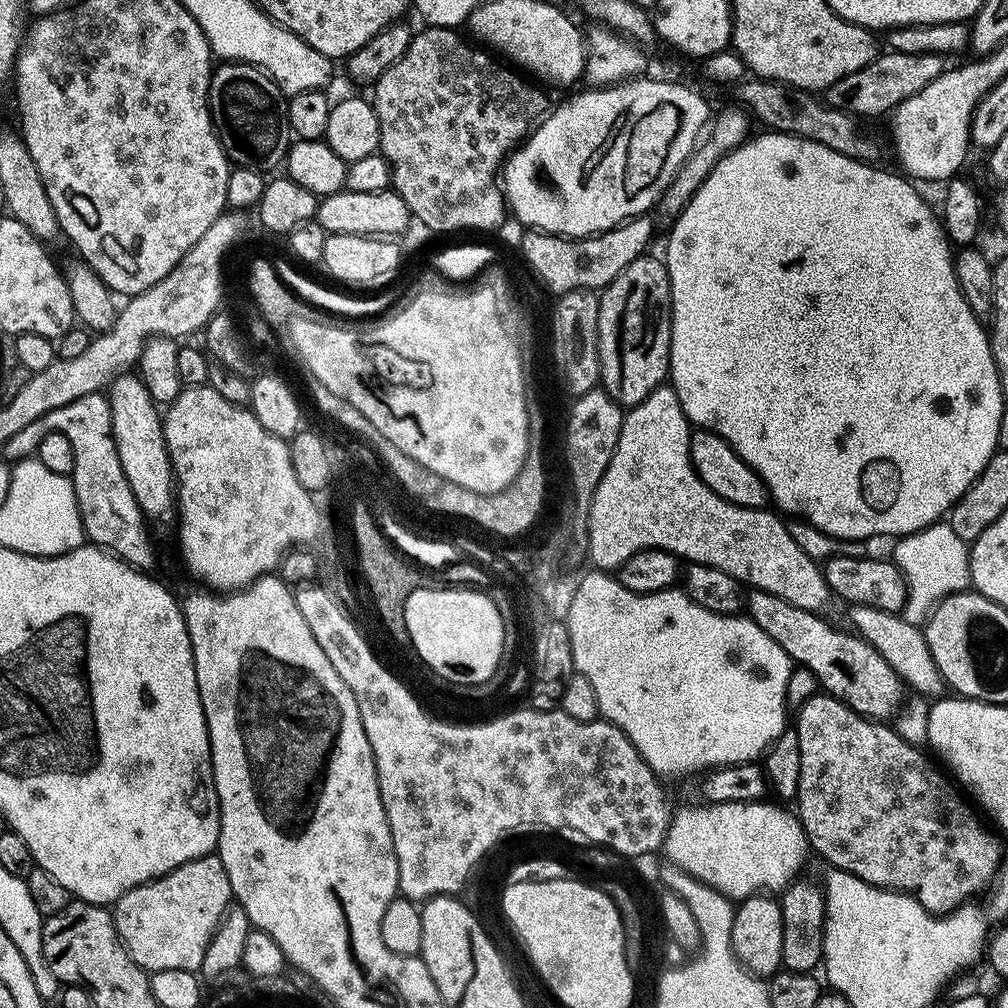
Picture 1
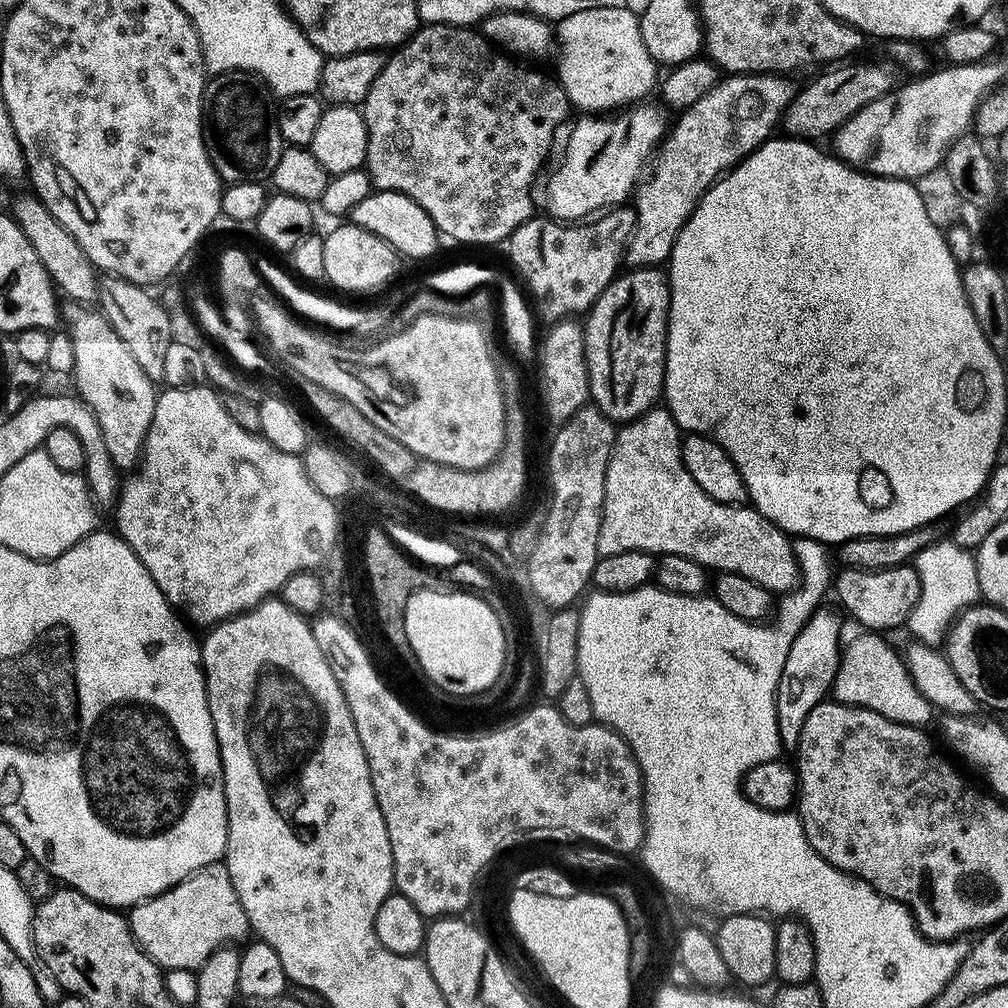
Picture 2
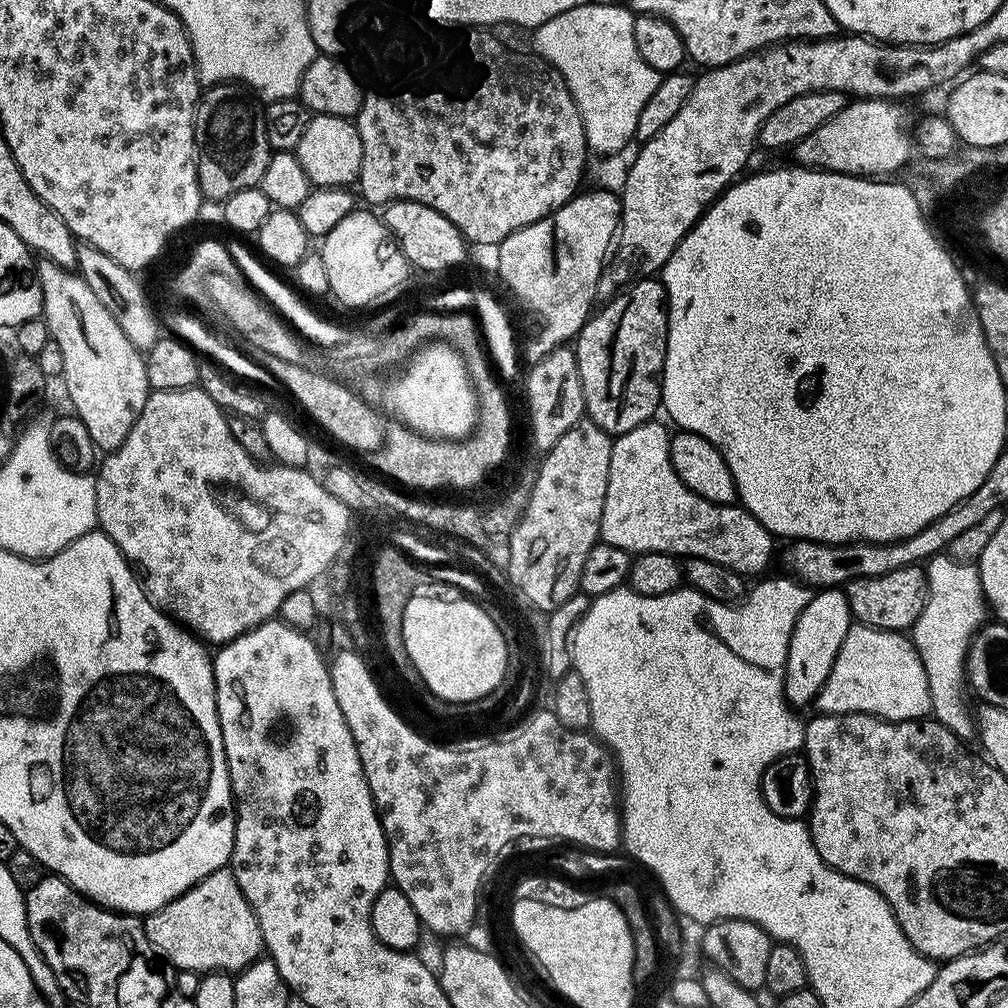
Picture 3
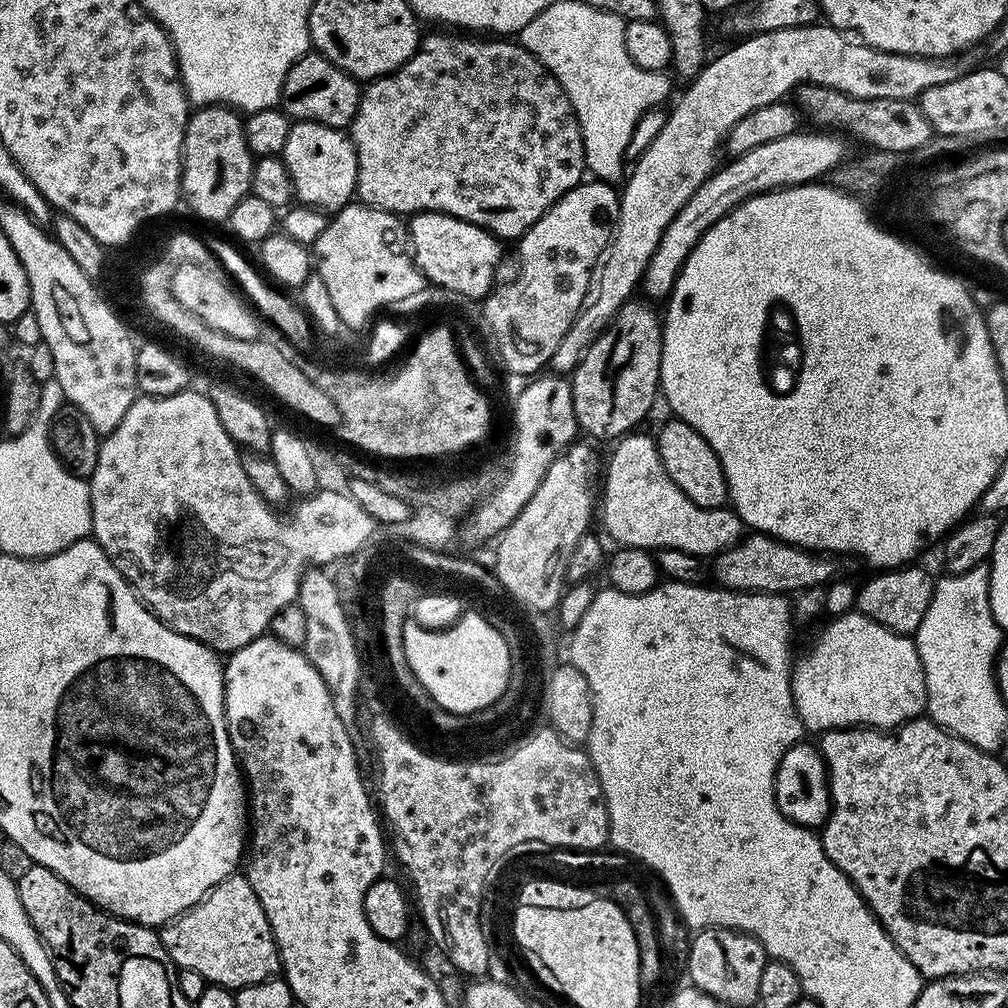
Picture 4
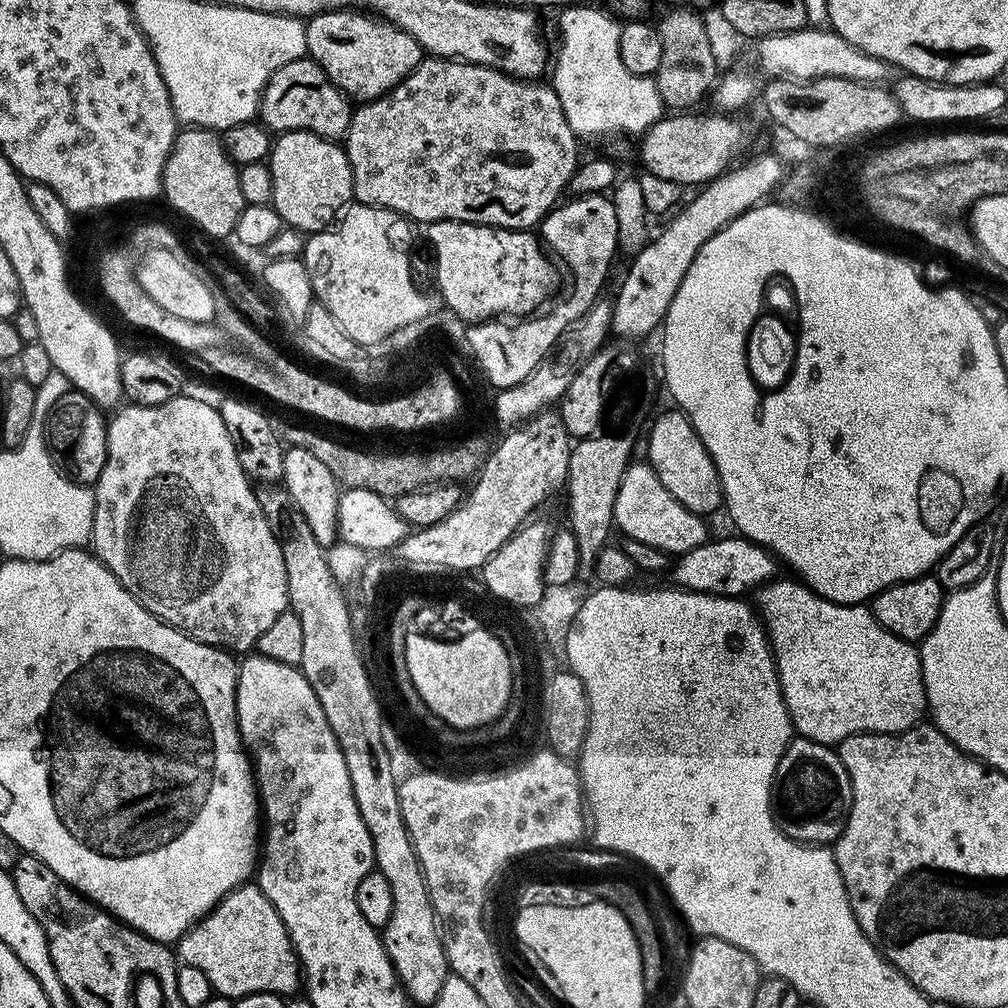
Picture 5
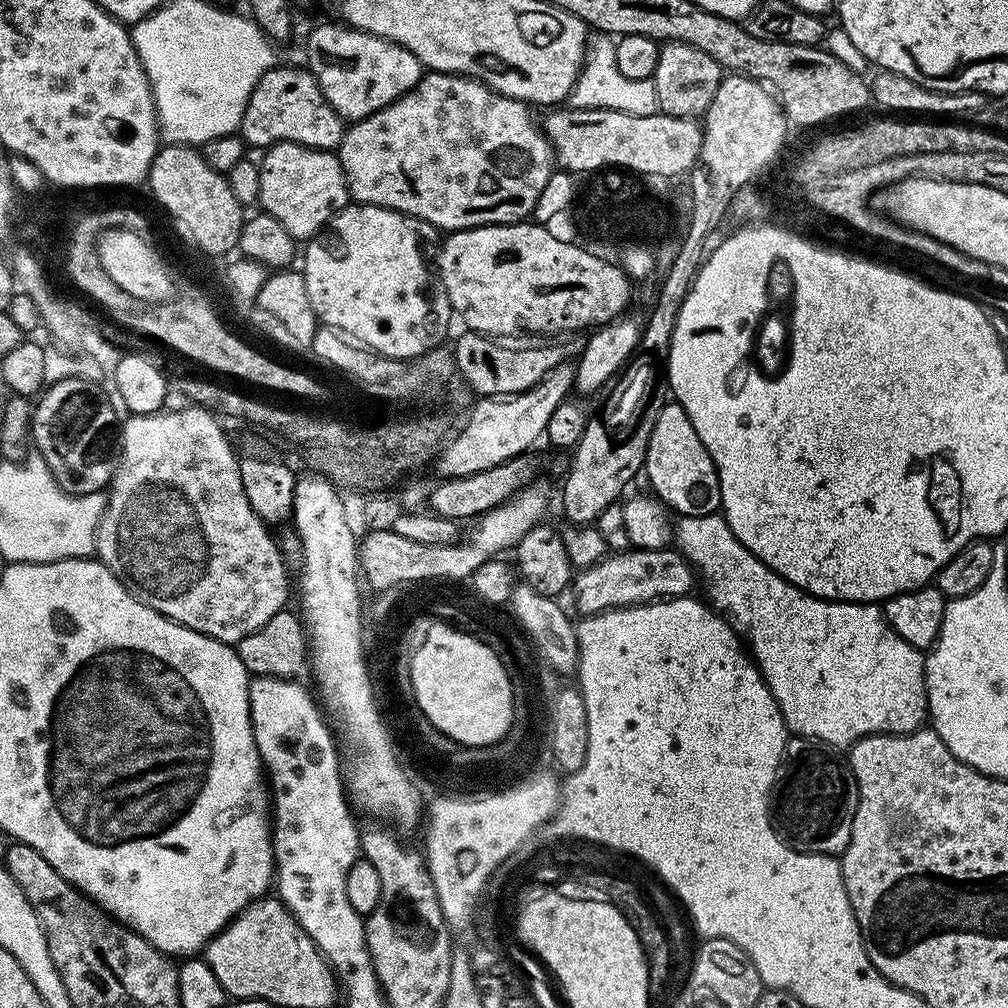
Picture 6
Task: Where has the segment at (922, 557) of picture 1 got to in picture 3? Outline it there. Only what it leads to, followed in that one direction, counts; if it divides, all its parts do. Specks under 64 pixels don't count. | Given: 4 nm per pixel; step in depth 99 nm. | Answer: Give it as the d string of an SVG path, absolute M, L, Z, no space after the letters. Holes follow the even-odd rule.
M941 554L927 561L926 571L926 610L922 610L918 622L910 629L910 639L918 650L922 666L926 670L932 699L931 715L946 725L955 736L968 738L967 736L971 737L974 732L974 716L970 708L968 712L968 704L964 701L968 648L972 644L973 636L986 623L986 601L980 581L980 570L976 564L963 564L951 560L946 554Z

